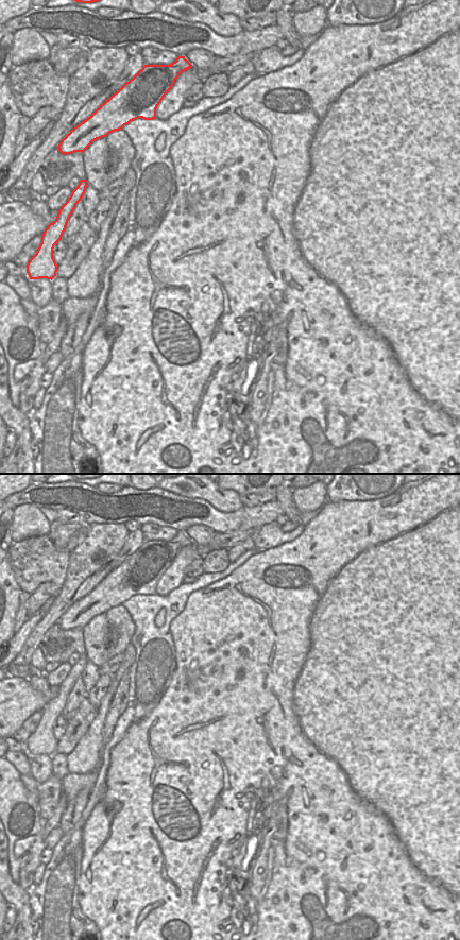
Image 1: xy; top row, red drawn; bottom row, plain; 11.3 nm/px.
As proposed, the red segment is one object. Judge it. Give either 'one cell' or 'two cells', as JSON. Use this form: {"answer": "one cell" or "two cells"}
{"answer": "one cell"}

